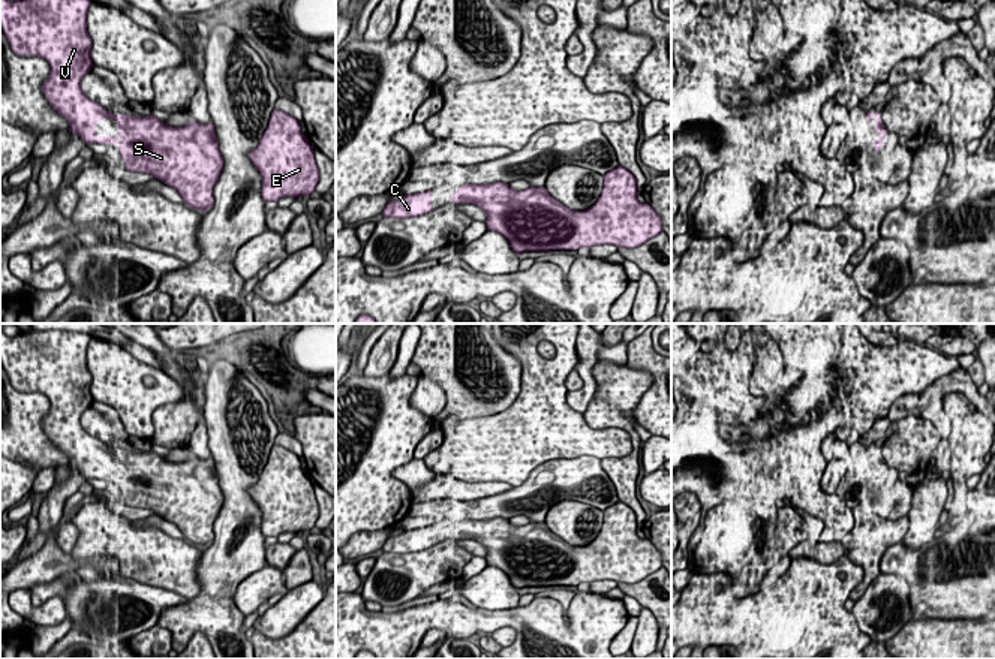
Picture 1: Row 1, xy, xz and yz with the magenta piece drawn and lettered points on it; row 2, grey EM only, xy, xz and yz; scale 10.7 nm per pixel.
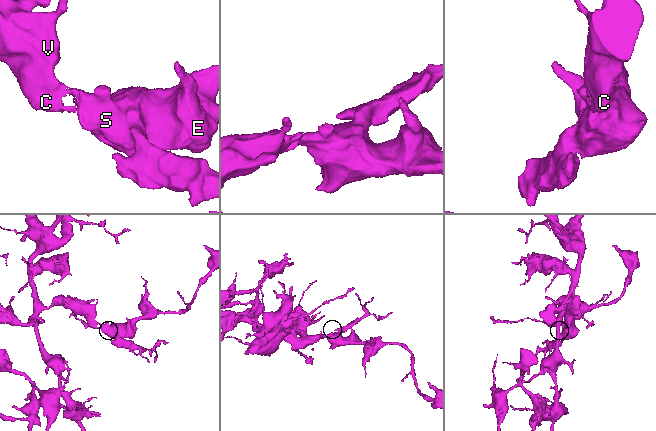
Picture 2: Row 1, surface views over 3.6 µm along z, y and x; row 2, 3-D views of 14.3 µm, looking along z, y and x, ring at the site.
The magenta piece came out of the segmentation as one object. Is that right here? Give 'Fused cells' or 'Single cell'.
Single cell

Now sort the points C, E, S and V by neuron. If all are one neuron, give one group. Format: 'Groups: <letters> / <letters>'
Groups: C E S V

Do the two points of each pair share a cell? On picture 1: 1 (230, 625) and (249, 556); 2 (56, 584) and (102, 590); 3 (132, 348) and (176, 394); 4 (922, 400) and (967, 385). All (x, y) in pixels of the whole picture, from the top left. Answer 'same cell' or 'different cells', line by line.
1: same cell
2: same cell
3: different cells
4: same cell

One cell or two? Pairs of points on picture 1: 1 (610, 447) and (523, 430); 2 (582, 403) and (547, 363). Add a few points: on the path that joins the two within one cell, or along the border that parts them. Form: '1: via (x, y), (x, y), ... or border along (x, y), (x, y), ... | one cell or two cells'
1: via (589, 433), (544, 430) | one cell
2: border along (576, 355), (582, 385), (567, 403), (583, 414) | two cells

